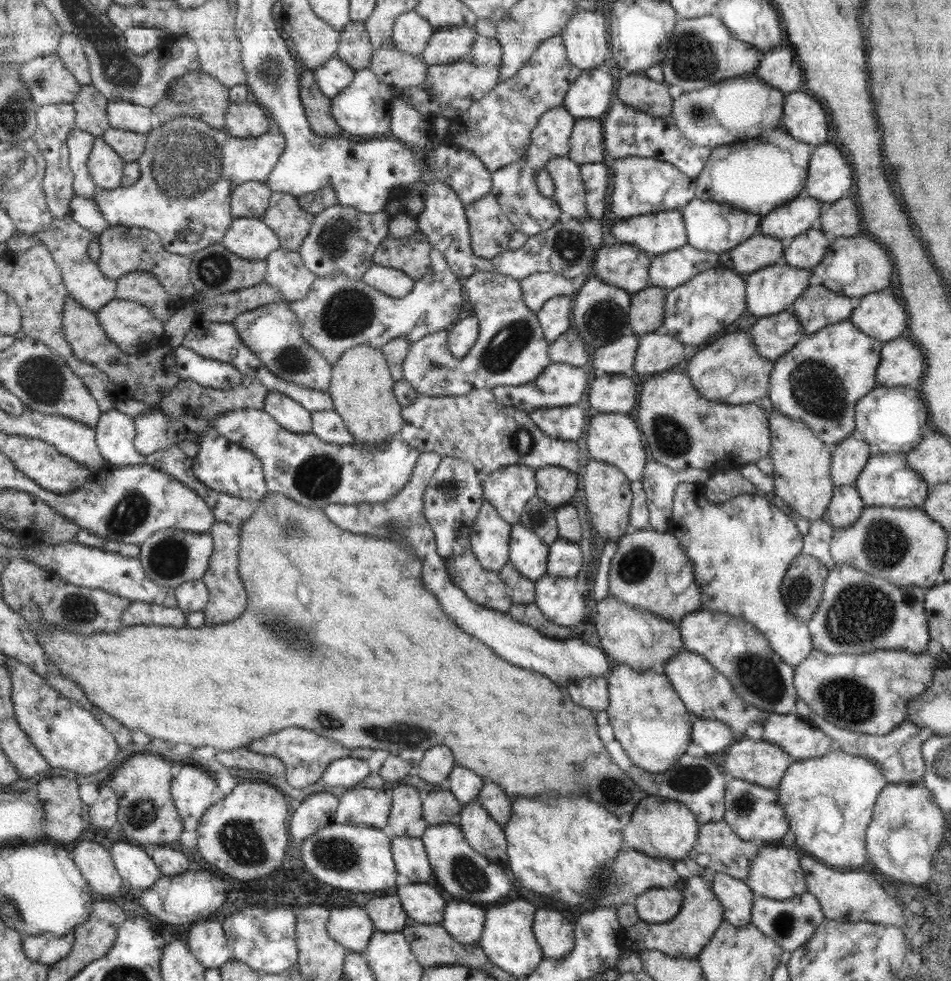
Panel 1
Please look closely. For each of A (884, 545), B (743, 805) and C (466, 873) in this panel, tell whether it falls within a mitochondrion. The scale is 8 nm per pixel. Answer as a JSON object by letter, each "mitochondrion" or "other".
{"A":"mitochondrion","B":"mitochondrion","C":"mitochondrion"}

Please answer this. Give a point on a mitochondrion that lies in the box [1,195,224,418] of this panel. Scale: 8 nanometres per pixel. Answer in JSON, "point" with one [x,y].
{"point":[41,377]}

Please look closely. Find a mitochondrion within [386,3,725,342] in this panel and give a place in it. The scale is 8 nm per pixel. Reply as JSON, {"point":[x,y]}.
{"point":[692,59]}

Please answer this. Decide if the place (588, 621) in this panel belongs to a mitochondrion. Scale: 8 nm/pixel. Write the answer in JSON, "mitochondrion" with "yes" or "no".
{"mitochondrion":"no"}

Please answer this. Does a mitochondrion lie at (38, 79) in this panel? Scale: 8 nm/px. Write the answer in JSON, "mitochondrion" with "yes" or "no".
{"mitochondrion":"yes"}

